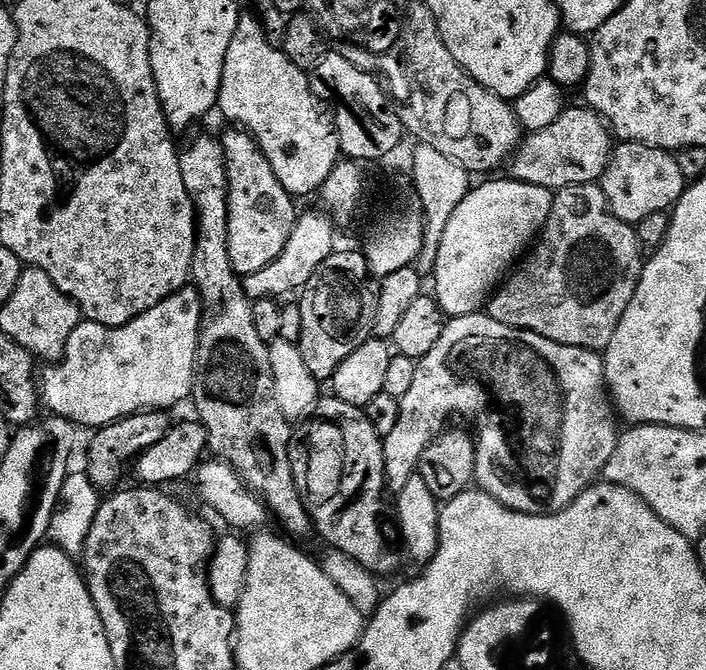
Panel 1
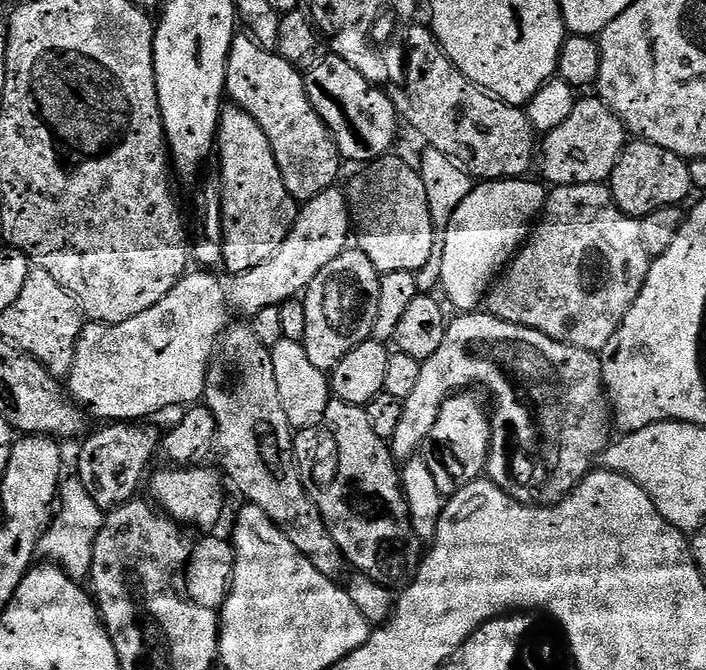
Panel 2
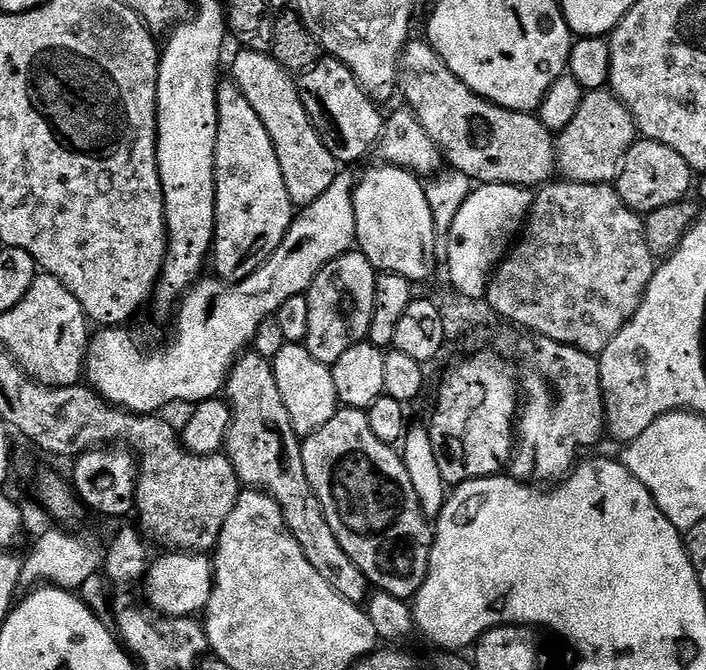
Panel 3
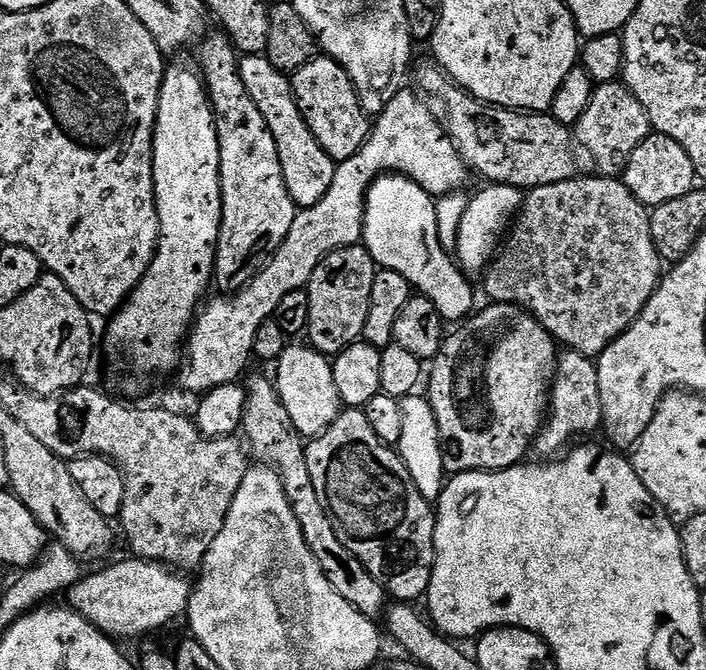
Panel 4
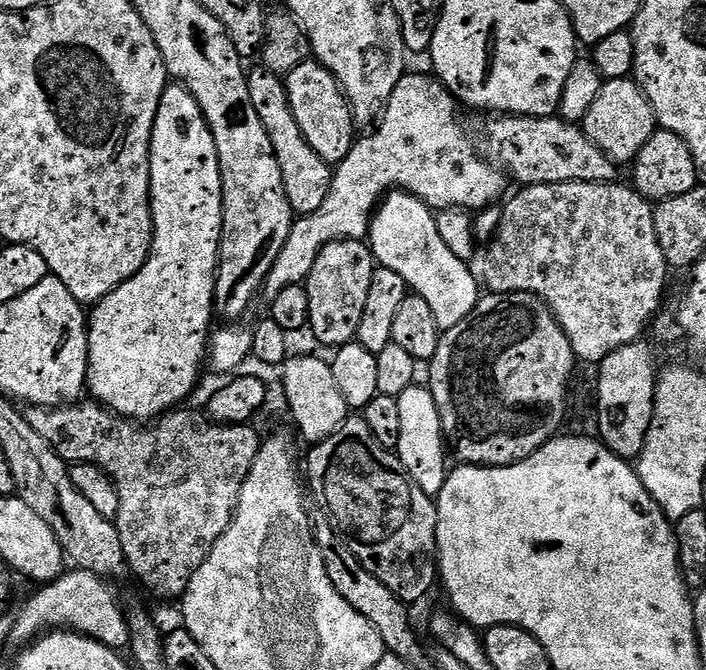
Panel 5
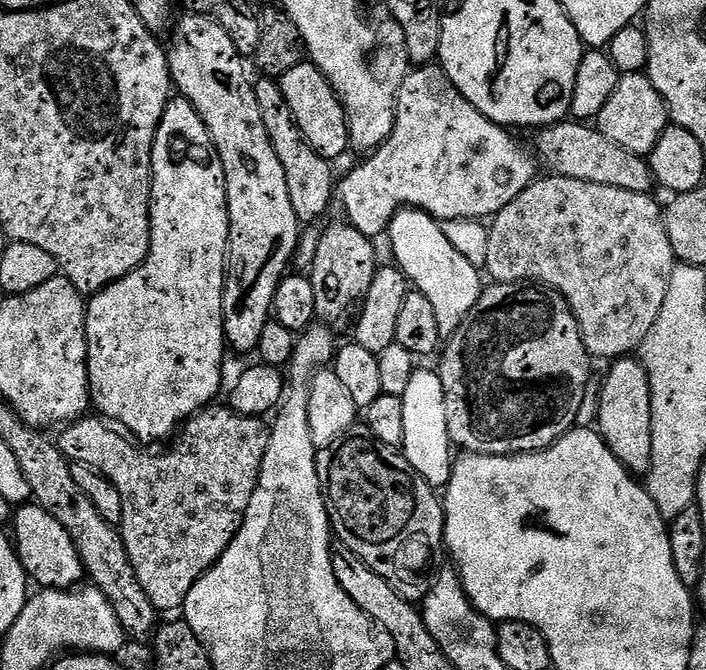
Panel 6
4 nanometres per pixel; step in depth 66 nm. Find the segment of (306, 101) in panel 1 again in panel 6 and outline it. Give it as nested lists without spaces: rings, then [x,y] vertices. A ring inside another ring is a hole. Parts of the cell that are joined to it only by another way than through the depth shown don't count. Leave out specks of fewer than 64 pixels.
[[[272,78],[257,79],[254,84],[258,98],[258,110],[262,110],[262,122],[266,122],[266,134],[270,134],[270,142],[274,146],[274,154],[278,154],[278,162],[282,162],[282,170],[286,170],[286,190],[290,190],[290,202],[294,205],[294,214],[301,225],[308,226],[320,220],[334,204],[334,193],[338,188],[337,177],[332,177],[333,165],[323,160],[306,142],[302,130],[298,130],[298,122],[294,114],[290,114],[290,106],[286,106],[286,98],[282,98],[279,83]]]

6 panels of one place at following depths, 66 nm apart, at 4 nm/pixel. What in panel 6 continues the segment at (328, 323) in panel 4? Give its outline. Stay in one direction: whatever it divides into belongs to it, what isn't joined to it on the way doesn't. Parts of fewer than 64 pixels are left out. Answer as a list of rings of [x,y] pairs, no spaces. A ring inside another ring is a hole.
[[[347,222],[332,224],[324,233],[319,233],[316,253],[310,265],[310,279],[314,286],[316,314],[321,321],[332,322],[328,320],[344,320],[348,315],[351,317],[354,309],[363,301],[366,290],[370,290],[370,282],[378,267],[376,248],[372,244],[375,244],[373,237],[362,234],[362,230],[358,230],[353,224]]]

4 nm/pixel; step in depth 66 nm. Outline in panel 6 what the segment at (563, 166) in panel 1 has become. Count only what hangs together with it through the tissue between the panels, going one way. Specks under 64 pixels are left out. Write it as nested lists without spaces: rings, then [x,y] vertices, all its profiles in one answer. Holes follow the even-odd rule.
[[[644,72],[623,73],[614,94],[610,94],[610,102],[602,106],[598,115],[599,130],[606,134],[606,138],[610,138],[610,142],[618,142],[618,146],[643,157],[654,150],[658,138],[662,138],[669,126],[668,103]]]

